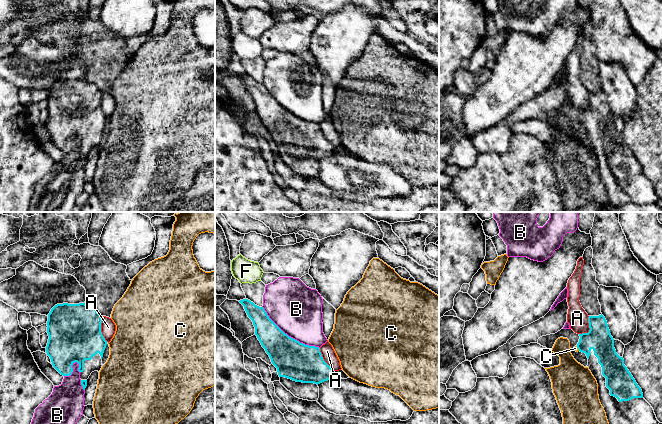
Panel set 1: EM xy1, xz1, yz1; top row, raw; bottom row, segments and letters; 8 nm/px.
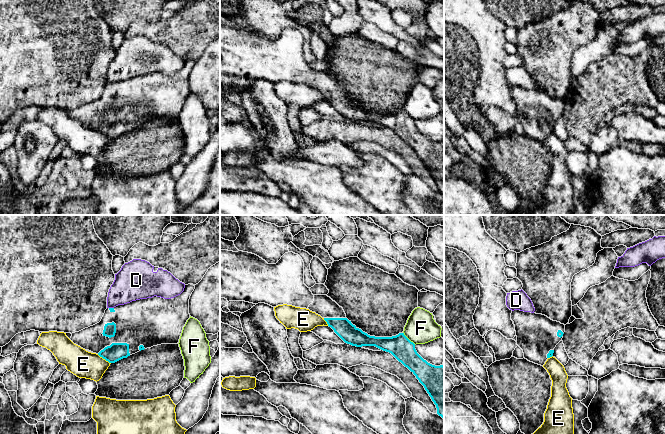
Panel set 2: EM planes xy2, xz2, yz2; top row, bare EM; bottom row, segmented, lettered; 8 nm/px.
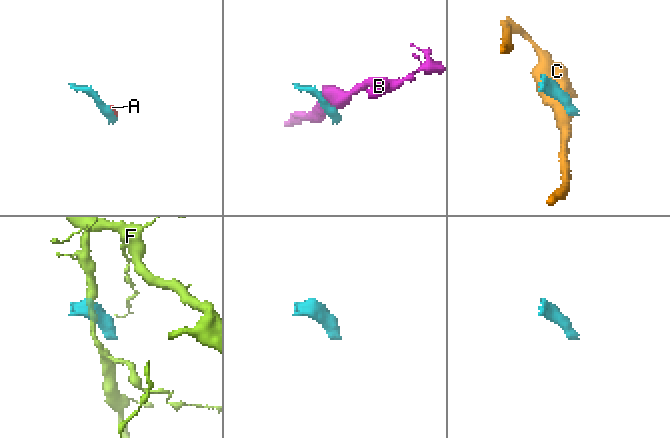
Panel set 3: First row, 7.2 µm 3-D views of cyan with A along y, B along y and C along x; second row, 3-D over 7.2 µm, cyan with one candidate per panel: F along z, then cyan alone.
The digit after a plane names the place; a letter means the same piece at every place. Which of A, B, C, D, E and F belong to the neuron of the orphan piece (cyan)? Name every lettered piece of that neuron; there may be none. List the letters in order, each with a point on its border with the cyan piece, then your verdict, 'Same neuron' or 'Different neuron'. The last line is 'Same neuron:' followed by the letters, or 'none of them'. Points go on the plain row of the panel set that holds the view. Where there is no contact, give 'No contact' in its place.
A: Touches cyan at xy1 (100, 105). Different neuron
B: Touches cyan at xz1 (288, 112). Different neuron
C: Touches cyan at yz1 (577, 123). Different neuron
D: Touches cyan at xy2 (111, 84). Different neuron
E: Touches cyan at xy2 (104, 134). Different neuron
F: Touches cyan at xz2 (408, 115). Different neuron
Same neuron: none of them

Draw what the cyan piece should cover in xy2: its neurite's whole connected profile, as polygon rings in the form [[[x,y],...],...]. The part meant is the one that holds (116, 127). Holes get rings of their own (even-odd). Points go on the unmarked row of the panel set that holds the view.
[[[185,61],[184,67],[171,75],[154,72],[107,84],[101,97],[79,108],[66,109],[76,121],[115,139],[141,126],[161,120],[177,120],[189,90],[189,75],[195,62]]]

